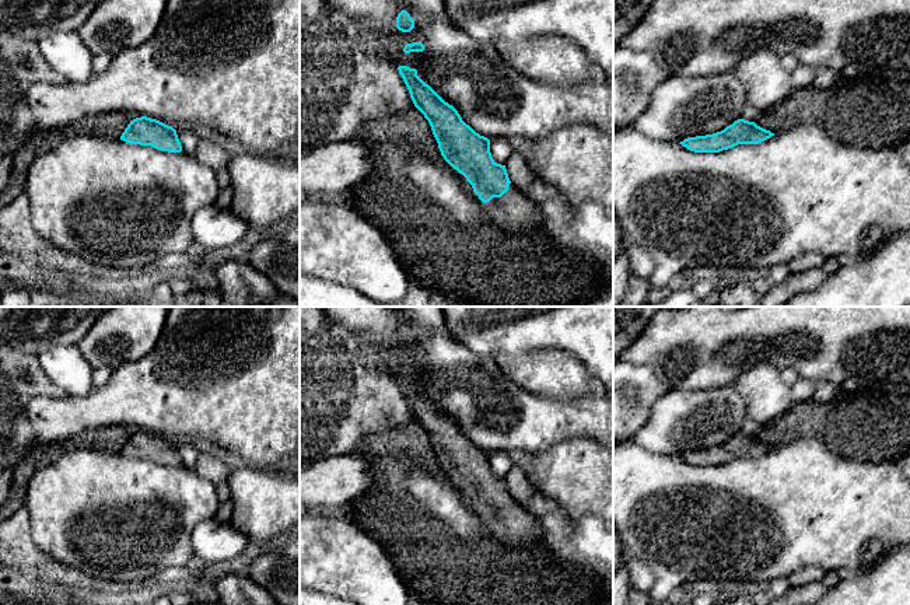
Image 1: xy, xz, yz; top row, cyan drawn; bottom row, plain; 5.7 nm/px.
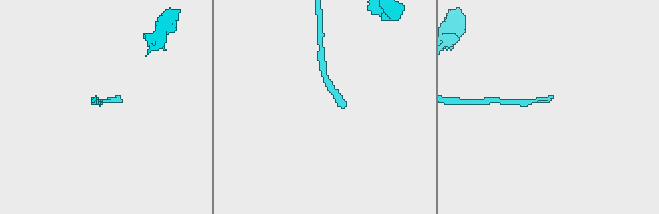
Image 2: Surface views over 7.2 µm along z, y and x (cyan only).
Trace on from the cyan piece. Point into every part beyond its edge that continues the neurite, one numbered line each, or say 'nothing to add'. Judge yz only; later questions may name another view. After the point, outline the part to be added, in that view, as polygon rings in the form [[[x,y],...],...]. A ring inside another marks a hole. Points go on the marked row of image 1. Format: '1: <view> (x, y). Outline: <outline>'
nothing to add

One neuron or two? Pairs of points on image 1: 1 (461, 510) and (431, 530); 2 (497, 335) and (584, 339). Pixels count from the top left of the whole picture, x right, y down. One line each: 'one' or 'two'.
1: two
2: one

